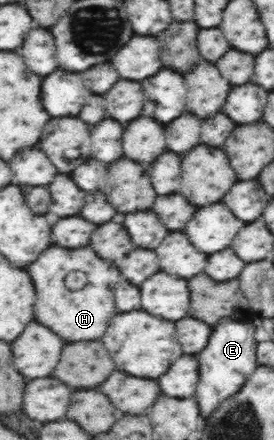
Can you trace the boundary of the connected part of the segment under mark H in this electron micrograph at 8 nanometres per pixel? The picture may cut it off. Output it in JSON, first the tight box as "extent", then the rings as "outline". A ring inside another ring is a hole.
{"extent":[26,246,120,342],"outline":[[[50,246],[26,270],[34,282],[36,296],[38,296],[36,306],[34,306],[36,322],[48,326],[50,330],[54,330],[60,338],[68,342],[96,340],[104,334],[110,318],[116,314],[114,288],[120,280],[120,272],[112,262],[98,258],[94,250],[88,246],[78,248],[78,250]],[[72,272],[78,272],[76,286],[68,286],[68,280],[66,280],[68,274]],[[80,284],[82,288],[78,288]]]}

